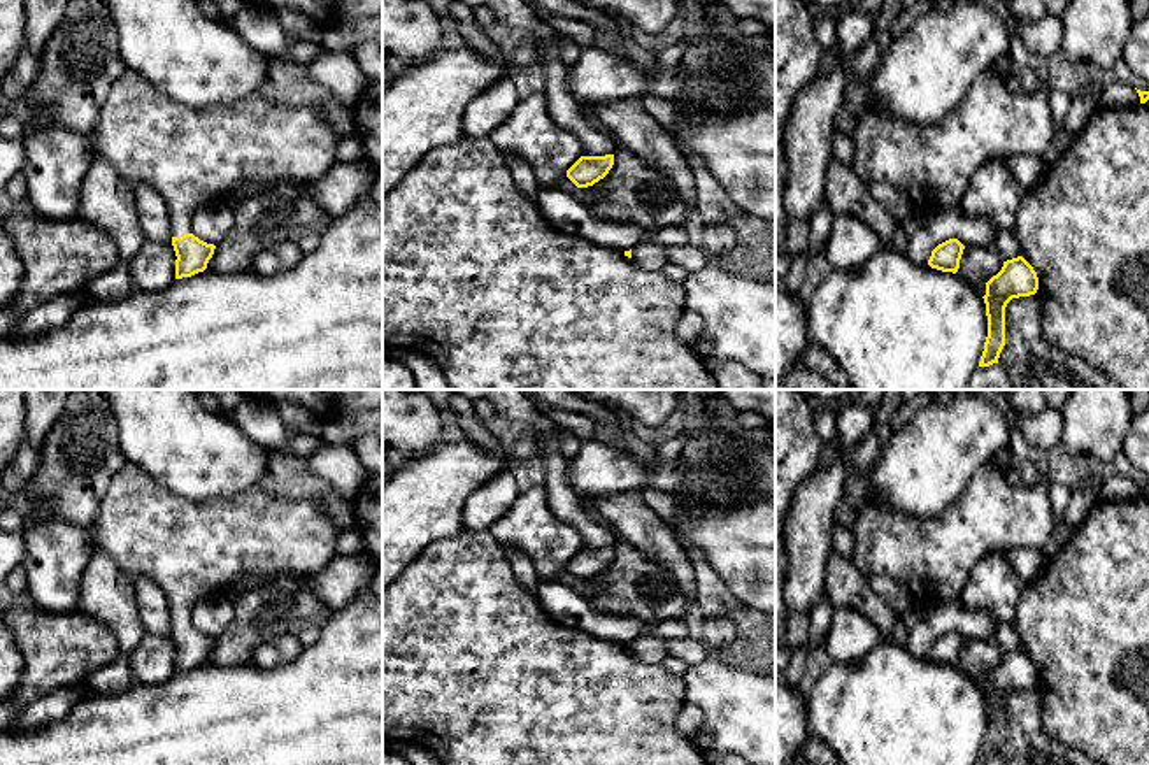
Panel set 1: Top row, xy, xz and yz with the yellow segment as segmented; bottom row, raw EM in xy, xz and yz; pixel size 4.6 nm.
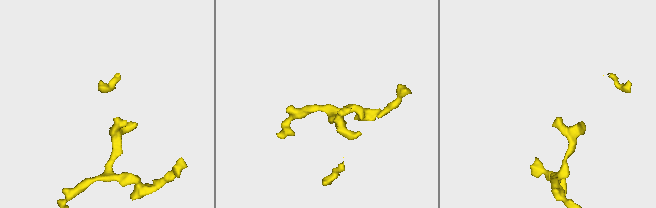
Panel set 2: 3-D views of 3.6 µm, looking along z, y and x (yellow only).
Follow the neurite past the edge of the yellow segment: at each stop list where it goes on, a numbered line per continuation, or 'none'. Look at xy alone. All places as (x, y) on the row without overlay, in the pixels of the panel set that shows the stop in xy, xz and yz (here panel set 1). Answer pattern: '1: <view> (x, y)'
1: xy (192, 551)

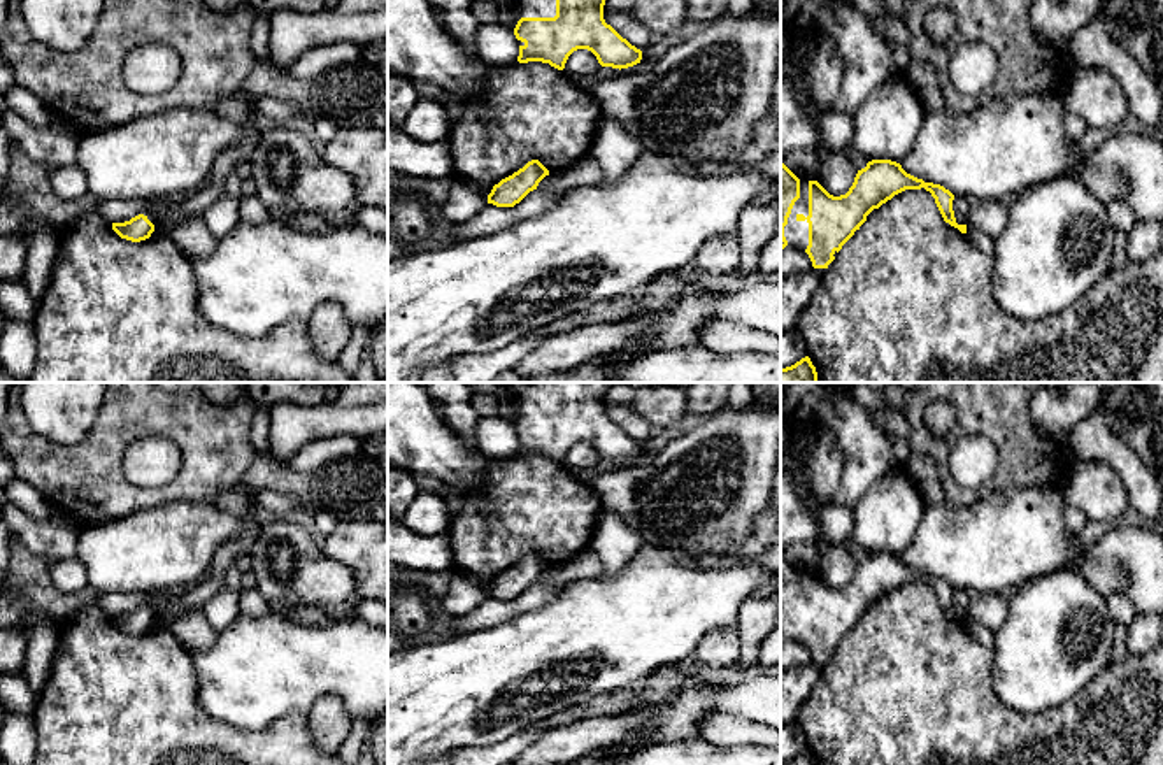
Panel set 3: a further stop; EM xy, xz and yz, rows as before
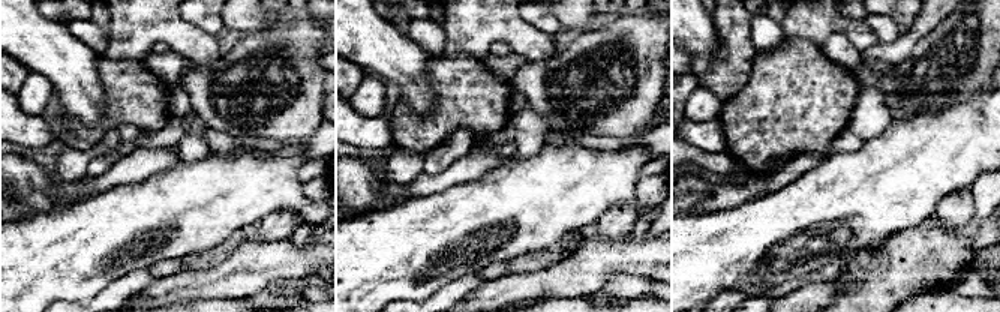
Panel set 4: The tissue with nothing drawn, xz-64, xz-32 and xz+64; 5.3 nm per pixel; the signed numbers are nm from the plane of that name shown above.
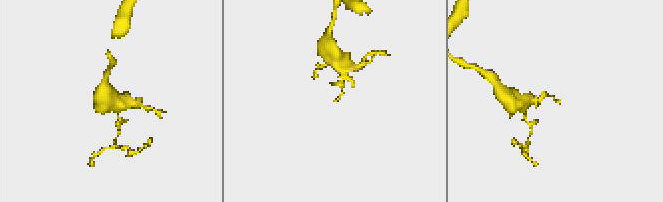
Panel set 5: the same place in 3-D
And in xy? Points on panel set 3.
none

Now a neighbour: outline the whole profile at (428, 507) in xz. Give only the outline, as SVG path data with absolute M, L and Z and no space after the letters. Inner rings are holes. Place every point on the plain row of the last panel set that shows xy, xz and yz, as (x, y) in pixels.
M419 491L403 514L405 526L425 537L444 533L449 521L449 509L437 491Z

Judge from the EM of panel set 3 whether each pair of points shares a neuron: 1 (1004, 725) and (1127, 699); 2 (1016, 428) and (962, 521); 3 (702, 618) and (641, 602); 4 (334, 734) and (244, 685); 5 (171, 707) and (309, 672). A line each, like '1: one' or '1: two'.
1: one
2: two
3: one
4: two
5: two

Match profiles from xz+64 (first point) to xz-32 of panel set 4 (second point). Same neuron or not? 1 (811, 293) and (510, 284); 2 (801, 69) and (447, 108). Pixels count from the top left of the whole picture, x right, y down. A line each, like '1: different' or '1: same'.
1: same
2: same

